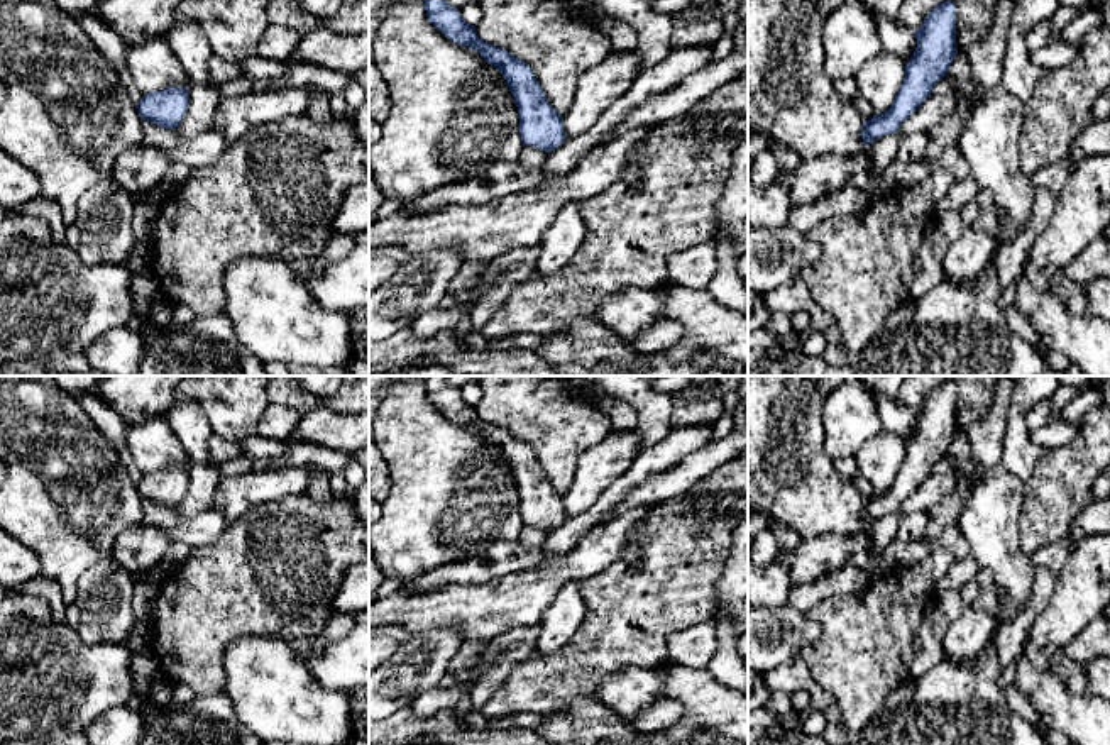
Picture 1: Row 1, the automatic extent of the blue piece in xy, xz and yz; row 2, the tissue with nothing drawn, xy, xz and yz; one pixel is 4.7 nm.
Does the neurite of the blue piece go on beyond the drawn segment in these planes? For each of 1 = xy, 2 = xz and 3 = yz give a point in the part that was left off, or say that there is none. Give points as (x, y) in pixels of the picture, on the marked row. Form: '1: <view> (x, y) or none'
1: none
2: none
3: none

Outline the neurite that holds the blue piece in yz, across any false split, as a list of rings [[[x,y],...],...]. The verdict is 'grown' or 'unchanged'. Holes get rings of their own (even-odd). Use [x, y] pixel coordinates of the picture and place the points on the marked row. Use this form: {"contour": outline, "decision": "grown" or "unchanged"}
{"contour": [[[946,0],[936,7],[915,30],[917,47],[905,66],[905,78],[893,105],[882,115],[873,115],[863,125],[863,142],[870,146],[883,135],[897,134],[900,125],[932,95],[958,54],[956,3]]], "decision": "unchanged"}

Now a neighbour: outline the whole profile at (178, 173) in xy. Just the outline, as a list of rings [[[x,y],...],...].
[[[171,163],[166,176],[159,185],[159,191],[166,196],[173,195],[190,176],[191,169],[183,163]]]

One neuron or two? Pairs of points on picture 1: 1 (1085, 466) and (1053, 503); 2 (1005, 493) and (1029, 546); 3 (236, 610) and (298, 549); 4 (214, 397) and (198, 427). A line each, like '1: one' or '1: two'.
1: one
2: two
3: one
4: two

